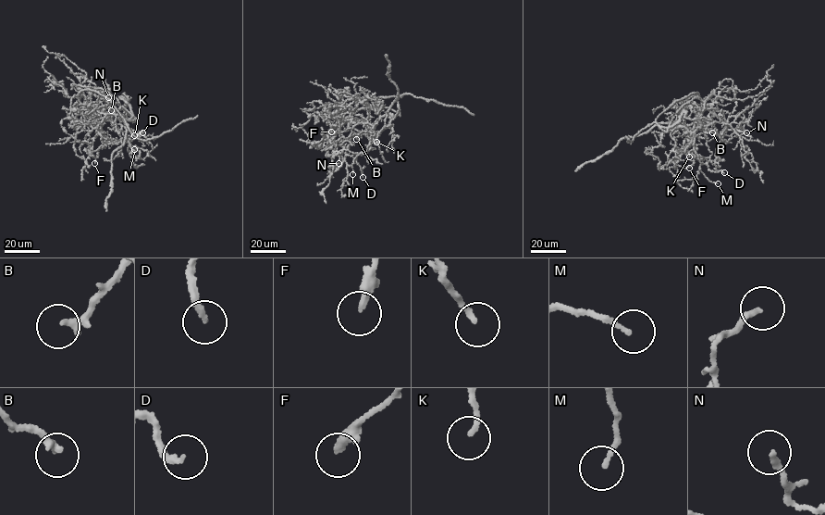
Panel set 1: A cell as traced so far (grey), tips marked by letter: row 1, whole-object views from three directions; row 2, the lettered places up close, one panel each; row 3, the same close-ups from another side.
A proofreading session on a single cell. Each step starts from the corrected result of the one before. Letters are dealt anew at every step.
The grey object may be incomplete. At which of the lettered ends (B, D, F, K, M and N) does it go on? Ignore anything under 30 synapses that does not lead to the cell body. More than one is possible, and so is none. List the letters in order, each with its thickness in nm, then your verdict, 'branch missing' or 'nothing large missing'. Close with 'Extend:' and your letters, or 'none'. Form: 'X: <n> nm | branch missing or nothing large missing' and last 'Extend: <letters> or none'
B: 240 nm | branch missing
D: 190 nm | branch missing
F: 280 nm | nothing large missing
K: 170 nm | nothing large missing
M: 160 nm | nothing large missing
N: 190 nm | nothing large missing
Extend: B, D

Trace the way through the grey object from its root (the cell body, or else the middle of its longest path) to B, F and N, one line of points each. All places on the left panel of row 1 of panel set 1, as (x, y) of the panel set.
B: (126, 101), (118, 108), (113, 106), (111, 110)
F: (126, 101), (118, 108), (106, 107), (92, 119), (100, 128), (104, 143), (98, 148), (94, 163)
N: (126, 101), (116, 108), (104, 100), (106, 97), (112, 102), (107, 100), (108, 97)

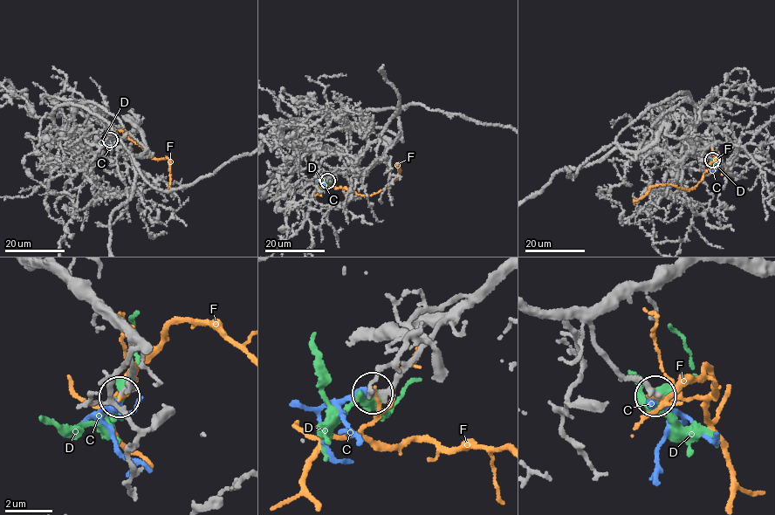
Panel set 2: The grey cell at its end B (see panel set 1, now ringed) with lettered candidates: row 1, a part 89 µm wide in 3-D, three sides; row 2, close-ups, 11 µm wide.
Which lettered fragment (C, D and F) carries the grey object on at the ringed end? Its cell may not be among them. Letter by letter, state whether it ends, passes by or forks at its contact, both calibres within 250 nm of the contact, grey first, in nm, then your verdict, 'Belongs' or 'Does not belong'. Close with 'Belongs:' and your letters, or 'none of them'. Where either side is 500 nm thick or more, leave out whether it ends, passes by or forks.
C: It ends there. Thickness 280 nm (grey) against 400 nm. Belongs
D: It passes by. Thickness 300 nm (grey) against 400 nm. Does not belong
F: It passes by. Thickness 300 nm (grey) against 110 nm. Does not belong
Belongs: C

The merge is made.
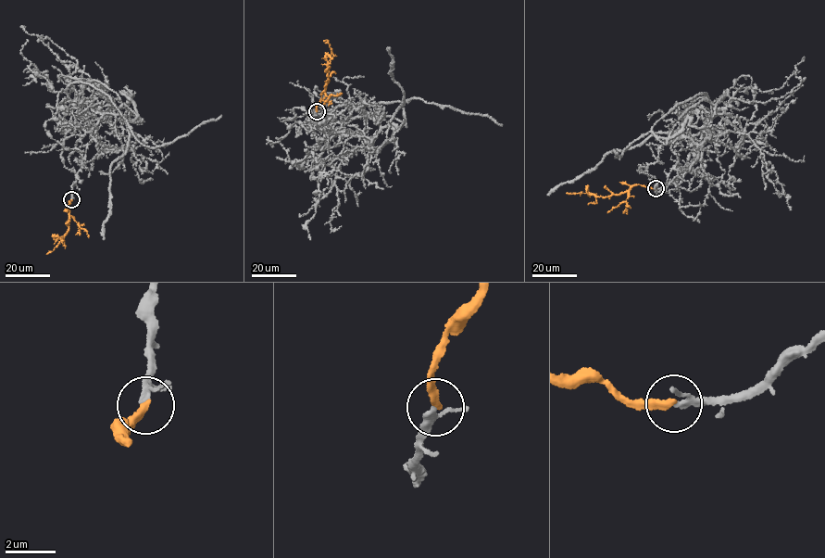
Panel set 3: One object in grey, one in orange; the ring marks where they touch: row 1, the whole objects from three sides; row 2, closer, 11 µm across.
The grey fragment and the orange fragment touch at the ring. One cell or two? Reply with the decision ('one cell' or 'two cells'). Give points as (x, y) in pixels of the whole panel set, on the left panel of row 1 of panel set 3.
one cell

